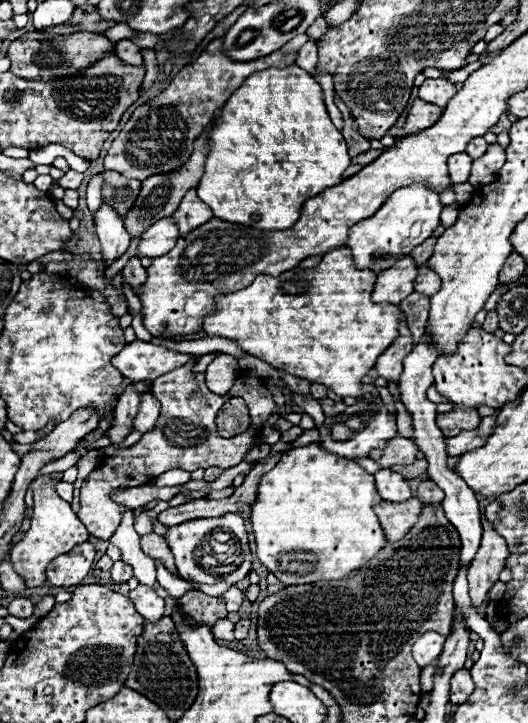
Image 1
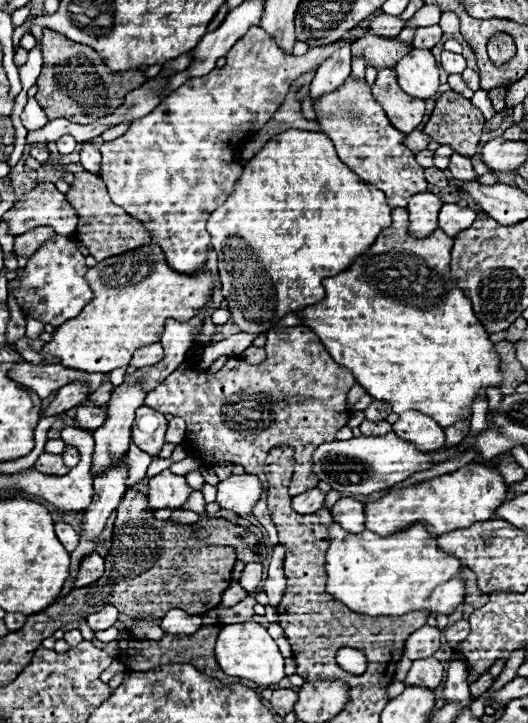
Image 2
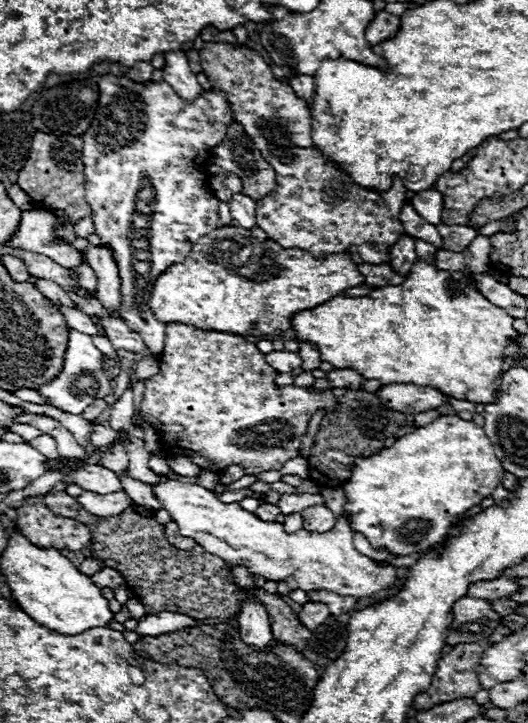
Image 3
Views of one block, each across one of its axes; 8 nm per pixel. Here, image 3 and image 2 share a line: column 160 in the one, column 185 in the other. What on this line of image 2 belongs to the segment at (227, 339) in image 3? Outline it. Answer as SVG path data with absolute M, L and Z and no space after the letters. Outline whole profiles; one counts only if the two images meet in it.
M292 326L292 328L272 328L268 332L266 342L268 358L260 364L246 364L240 358L230 358L222 370L216 374L208 374L202 370L200 362L190 362L186 356L184 364L178 366L154 392L144 398L144 406L154 408L162 414L180 416L186 420L186 438L184 448L190 456L198 458L204 466L216 466L220 462L242 464L246 472L254 472L256 476L262 472L264 460L274 446L290 446L294 448L294 476L290 482L290 496L298 496L310 488L318 486L318 476L312 472L312 454L324 444L332 442L336 432L348 424L350 412L346 406L348 390L356 384L350 370L334 364L330 360L326 348L310 328Z

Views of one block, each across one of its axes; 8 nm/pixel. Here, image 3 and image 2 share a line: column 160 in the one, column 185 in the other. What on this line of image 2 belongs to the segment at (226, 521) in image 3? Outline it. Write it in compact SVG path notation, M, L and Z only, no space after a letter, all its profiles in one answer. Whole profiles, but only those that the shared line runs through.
M168 470L148 482L148 502L152 510L180 510L188 502L190 494L192 488L186 484L186 478L170 474Z

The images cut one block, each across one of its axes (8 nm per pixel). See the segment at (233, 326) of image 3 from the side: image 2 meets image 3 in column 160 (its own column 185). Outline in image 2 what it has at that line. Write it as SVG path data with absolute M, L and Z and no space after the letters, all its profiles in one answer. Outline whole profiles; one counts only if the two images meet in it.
M146 244L128 250L124 254L112 256L108 260L102 260L86 272L86 280L94 292L94 300L88 306L84 306L84 310L74 320L66 320L66 324L56 328L54 340L42 348L42 354L58 356L62 360L60 364L68 368L84 370L84 372L102 372L102 374L108 374L120 366L128 366L134 350L146 344L160 342L160 334L164 332L164 324L168 318L176 322L186 322L194 318L196 312L204 308L206 302L214 296L214 290L220 284L220 280L208 268L202 268L198 274L192 276L174 272L168 266L166 256L158 244Z

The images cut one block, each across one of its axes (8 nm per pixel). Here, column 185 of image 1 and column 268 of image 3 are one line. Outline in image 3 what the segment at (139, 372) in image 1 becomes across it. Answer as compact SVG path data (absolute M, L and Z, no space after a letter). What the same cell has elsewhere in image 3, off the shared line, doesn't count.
M286 350L270 352L270 354L266 354L264 360L266 360L272 368L276 368L276 372L290 372L290 370L302 366L300 356L298 356L296 352L286 352Z

